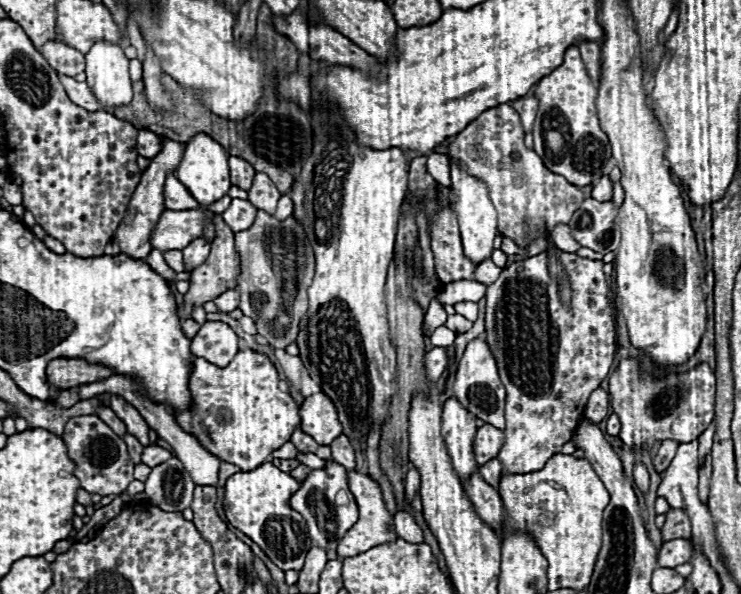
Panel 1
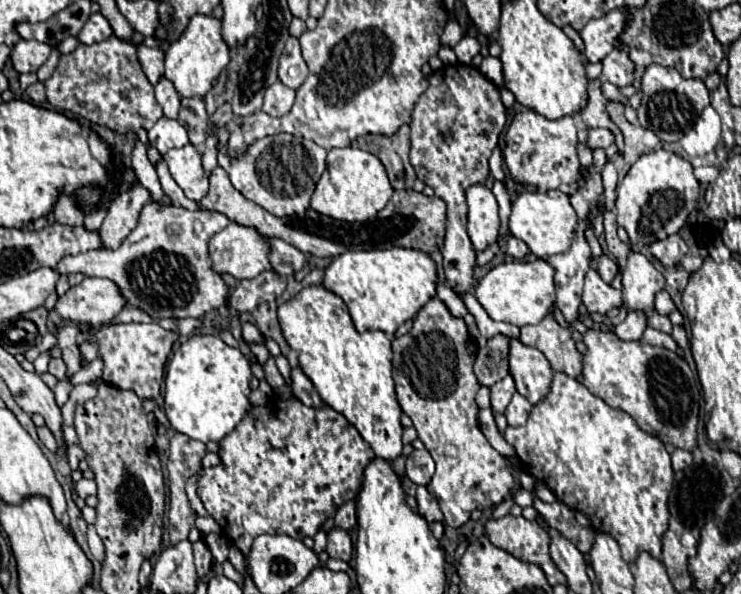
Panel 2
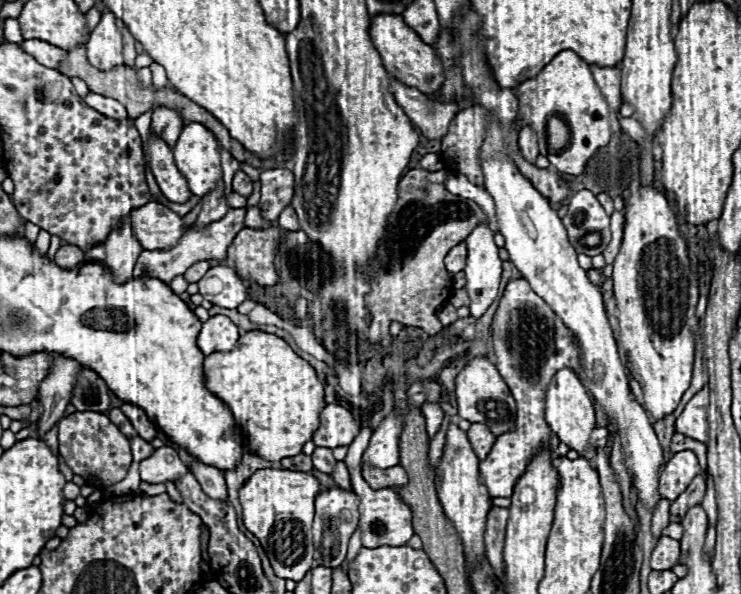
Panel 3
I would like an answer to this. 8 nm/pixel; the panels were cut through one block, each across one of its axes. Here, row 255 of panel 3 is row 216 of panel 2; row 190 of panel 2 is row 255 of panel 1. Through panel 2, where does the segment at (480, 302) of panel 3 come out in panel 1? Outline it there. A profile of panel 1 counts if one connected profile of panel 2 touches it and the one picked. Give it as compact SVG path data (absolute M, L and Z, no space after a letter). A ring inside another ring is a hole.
M452 162L450 170L452 170L450 172L452 174L452 190L456 194L456 212L458 212L464 252L466 252L466 256L470 256L470 260L474 260L474 264L480 264L480 262L488 260L494 252L494 238L498 234L496 210L488 198L488 188L484 186L484 182L470 176L458 162Z

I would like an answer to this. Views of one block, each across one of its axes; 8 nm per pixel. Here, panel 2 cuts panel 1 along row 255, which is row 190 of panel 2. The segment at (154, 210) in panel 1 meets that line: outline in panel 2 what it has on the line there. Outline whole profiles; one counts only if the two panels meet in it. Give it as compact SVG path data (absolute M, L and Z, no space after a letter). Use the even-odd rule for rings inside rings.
M132 184L126 192L114 198L104 224L100 226L106 248L118 248L122 244L122 240L136 228L140 212L150 200L150 192L140 184Z

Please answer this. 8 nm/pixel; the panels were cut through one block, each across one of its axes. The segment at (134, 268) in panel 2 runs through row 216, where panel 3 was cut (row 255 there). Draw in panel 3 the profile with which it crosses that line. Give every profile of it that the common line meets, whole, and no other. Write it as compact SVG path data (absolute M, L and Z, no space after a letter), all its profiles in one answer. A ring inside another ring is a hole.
M230 208L230 212L214 222L214 224L208 224L204 228L196 228L196 224L192 224L184 234L182 238L176 242L176 246L168 248L168 250L154 250L154 252L142 252L136 266L134 266L134 278L140 278L140 276L150 276L150 278L158 278L166 284L172 282L172 278L184 274L192 264L200 262L200 260L226 260L226 252L228 252L228 246L232 244L234 236L244 228L242 222L244 222L244 214L246 210L244 208Z

